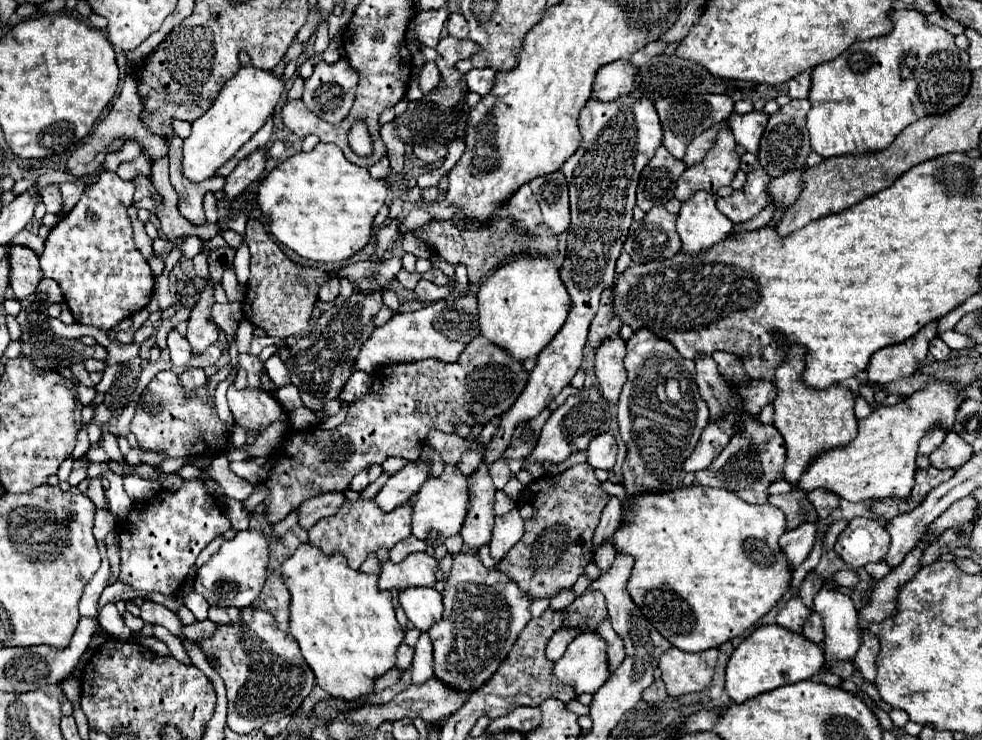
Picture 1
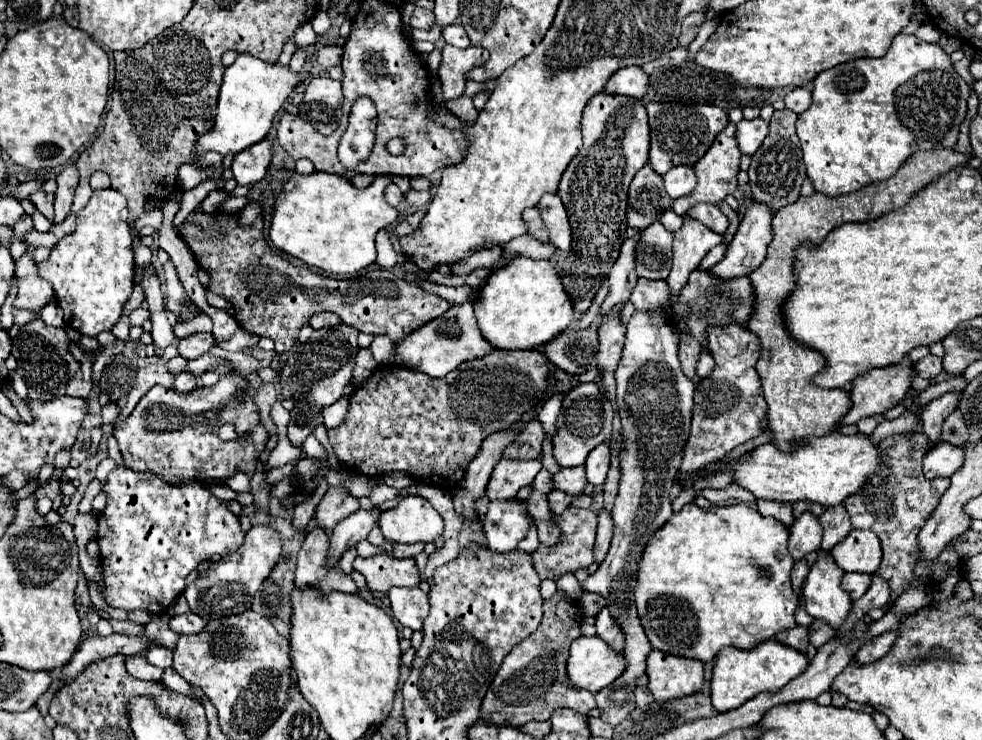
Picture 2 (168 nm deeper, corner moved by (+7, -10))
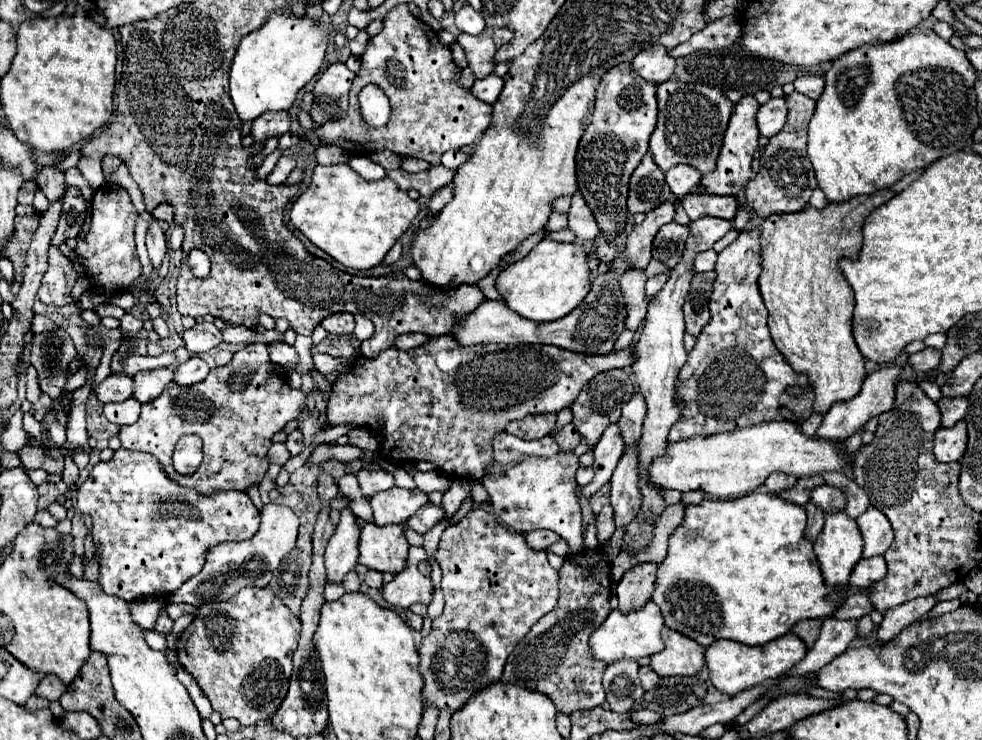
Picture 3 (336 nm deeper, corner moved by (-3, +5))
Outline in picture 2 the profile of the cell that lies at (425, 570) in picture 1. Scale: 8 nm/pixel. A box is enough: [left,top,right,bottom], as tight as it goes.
[354,553,420,593]

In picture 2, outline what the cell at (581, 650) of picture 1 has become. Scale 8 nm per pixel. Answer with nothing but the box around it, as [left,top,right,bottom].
[568,637,626,693]

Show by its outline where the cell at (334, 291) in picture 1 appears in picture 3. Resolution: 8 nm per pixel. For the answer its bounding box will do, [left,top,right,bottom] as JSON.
[322,312,354,334]

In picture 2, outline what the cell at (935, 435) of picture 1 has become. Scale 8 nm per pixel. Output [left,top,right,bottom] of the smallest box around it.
[922,391,958,445]

